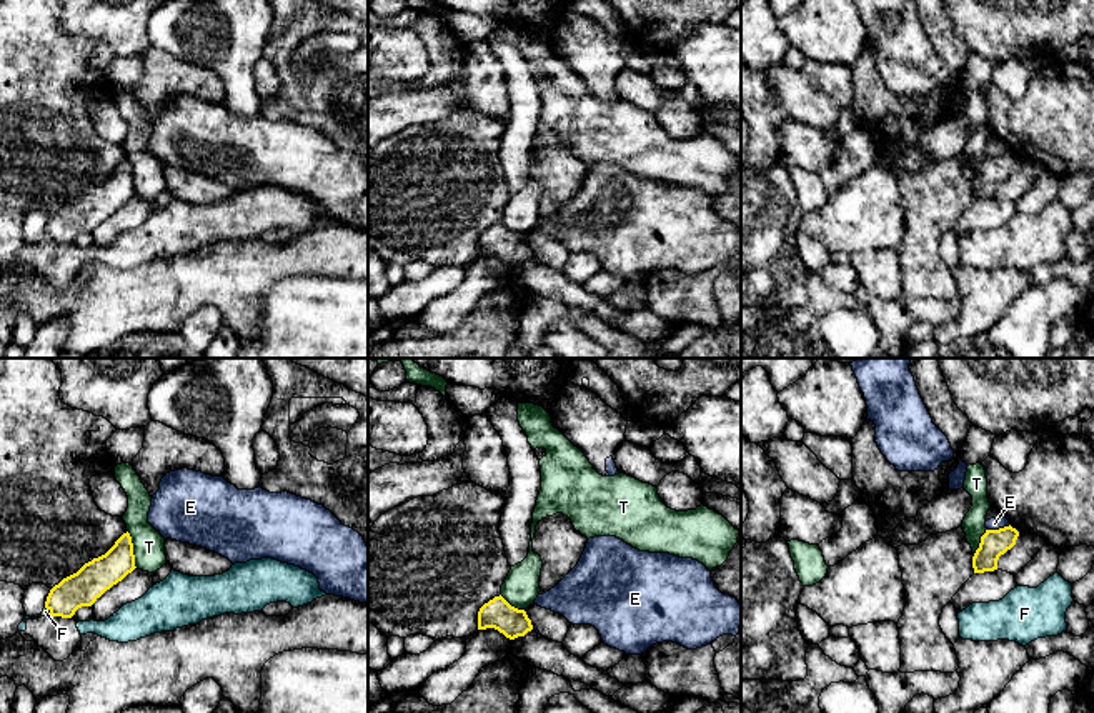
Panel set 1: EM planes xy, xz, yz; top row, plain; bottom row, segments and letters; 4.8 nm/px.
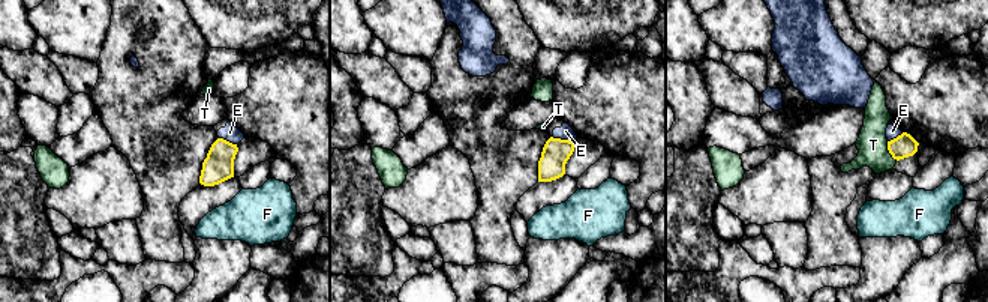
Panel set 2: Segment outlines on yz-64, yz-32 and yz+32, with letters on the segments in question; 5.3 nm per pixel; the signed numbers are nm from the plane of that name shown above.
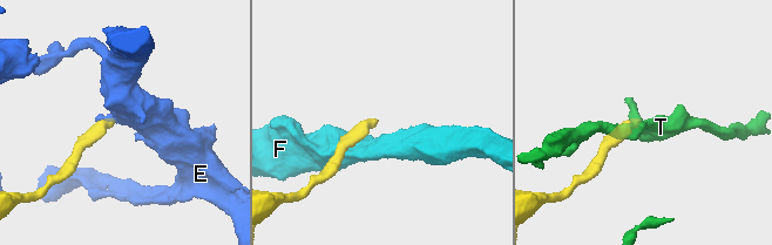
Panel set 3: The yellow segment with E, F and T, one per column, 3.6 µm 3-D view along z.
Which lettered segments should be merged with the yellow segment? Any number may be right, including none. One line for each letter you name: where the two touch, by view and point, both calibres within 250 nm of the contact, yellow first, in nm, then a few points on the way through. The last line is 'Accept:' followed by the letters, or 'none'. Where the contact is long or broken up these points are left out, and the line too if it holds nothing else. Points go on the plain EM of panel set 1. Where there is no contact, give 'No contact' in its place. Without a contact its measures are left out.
Accept: none

